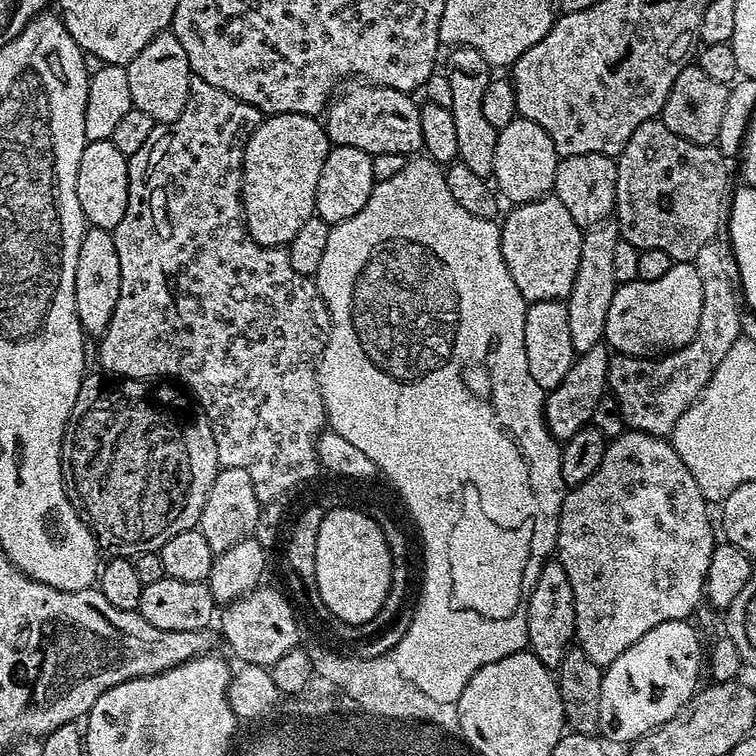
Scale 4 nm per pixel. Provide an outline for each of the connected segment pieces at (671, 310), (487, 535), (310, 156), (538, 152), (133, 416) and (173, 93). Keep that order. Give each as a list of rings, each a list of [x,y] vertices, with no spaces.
[[[676,262],[662,278],[654,282],[632,280],[628,284],[617,287],[614,298],[610,298],[610,311],[606,313],[606,330],[604,340],[613,353],[621,356],[643,356],[645,358],[659,358],[678,348],[685,348],[694,338],[702,318],[702,278],[698,278],[695,263]]]
[[[420,158],[409,159],[402,166],[402,170],[398,170],[398,174],[394,174],[394,178],[376,181],[376,184],[372,187],[370,198],[366,198],[366,206],[362,206],[362,210],[358,210],[358,214],[354,214],[354,218],[346,218],[346,222],[334,224],[330,227],[330,238],[326,242],[326,251],[321,264],[318,265],[314,279],[328,307],[328,313],[332,319],[332,328],[328,331],[328,345],[324,348],[323,354],[320,355],[320,363],[316,365],[316,377],[318,378],[320,393],[324,399],[324,415],[327,427],[331,431],[342,434],[342,438],[346,438],[346,442],[353,444],[357,450],[362,450],[362,454],[366,454],[366,458],[370,458],[370,462],[376,464],[382,476],[384,472],[385,478],[396,487],[397,494],[404,499],[404,504],[408,507],[408,512],[412,515],[417,530],[420,531],[420,540],[424,543],[424,581],[420,584],[420,601],[416,604],[416,613],[413,614],[408,629],[401,634],[400,641],[394,644],[392,650],[394,659],[400,660],[402,675],[408,676],[408,681],[415,682],[420,686],[420,689],[423,687],[422,694],[427,694],[428,697],[433,697],[436,700],[443,700],[445,705],[448,706],[453,703],[454,698],[459,697],[461,688],[466,686],[466,682],[470,682],[470,678],[482,666],[486,666],[490,662],[498,662],[498,658],[506,658],[510,654],[522,652],[528,648],[528,631],[526,630],[528,599],[532,593],[534,582],[538,582],[540,567],[555,553],[558,522],[560,521],[560,511],[562,510],[566,485],[563,482],[560,465],[561,445],[557,438],[548,431],[548,425],[545,423],[546,392],[545,389],[538,386],[538,382],[534,382],[534,378],[530,378],[530,365],[526,363],[526,310],[529,301],[522,298],[518,286],[514,286],[514,278],[510,278],[510,270],[506,270],[506,262],[502,258],[502,250],[500,249],[500,224],[495,219],[480,220],[474,214],[470,214],[470,210],[465,210],[455,200],[454,194],[450,194],[450,186],[446,186],[444,168],[436,161],[427,158],[416,159]]]
[[[278,114],[261,119],[244,151],[244,173],[240,183],[244,225],[254,242],[267,248],[287,246],[294,234],[298,234],[298,229],[306,222],[306,218],[314,215],[318,178],[322,175],[322,162],[326,162],[329,147],[328,134],[317,117],[306,114]]]
[[[517,118],[497,131],[491,179],[499,195],[509,200],[509,205],[515,206],[541,200],[554,189],[554,174],[558,170],[560,159],[561,157],[556,155],[556,147],[550,134],[542,130],[540,123]]]
[[[85,375],[84,381],[81,382],[78,390],[78,398],[74,402],[74,410],[68,419],[68,428],[64,431],[64,441],[60,451],[64,487],[69,490],[74,489],[75,499],[82,509],[82,515],[88,525],[88,529],[92,531],[92,535],[96,537],[96,543],[100,545],[105,553],[112,552],[108,554],[116,558],[135,558],[142,552],[159,552],[163,544],[170,542],[170,538],[174,538],[174,534],[182,534],[182,530],[190,530],[197,527],[200,523],[200,515],[204,509],[206,498],[210,494],[210,486],[214,482],[214,478],[220,468],[218,450],[214,442],[214,434],[210,430],[210,422],[204,416],[203,411],[200,410],[188,412],[185,416],[179,416],[178,413],[171,412],[168,408],[159,408],[148,397],[148,392],[144,389],[147,387],[143,380],[116,378],[108,382],[112,384],[104,384],[105,377],[103,375],[100,376]]]
[[[170,30],[159,32],[149,44],[142,46],[142,50],[127,64],[126,69],[129,78],[132,107],[150,114],[150,118],[154,118],[157,124],[169,124],[174,122],[174,118],[178,118],[178,114],[182,114],[182,110],[186,106],[188,87],[192,81],[193,74],[192,67],[189,66],[188,59],[186,58],[186,50],[182,50],[182,42],[178,42],[178,38],[174,33]]]

